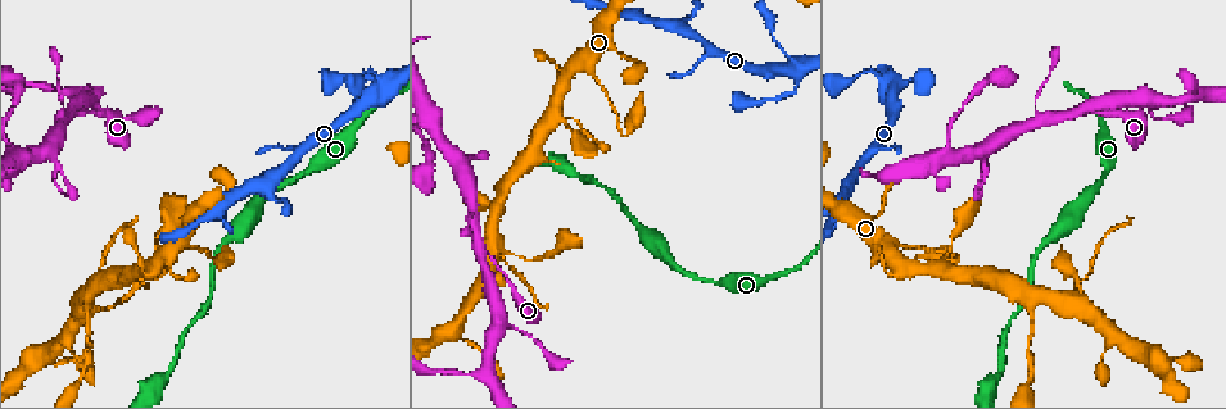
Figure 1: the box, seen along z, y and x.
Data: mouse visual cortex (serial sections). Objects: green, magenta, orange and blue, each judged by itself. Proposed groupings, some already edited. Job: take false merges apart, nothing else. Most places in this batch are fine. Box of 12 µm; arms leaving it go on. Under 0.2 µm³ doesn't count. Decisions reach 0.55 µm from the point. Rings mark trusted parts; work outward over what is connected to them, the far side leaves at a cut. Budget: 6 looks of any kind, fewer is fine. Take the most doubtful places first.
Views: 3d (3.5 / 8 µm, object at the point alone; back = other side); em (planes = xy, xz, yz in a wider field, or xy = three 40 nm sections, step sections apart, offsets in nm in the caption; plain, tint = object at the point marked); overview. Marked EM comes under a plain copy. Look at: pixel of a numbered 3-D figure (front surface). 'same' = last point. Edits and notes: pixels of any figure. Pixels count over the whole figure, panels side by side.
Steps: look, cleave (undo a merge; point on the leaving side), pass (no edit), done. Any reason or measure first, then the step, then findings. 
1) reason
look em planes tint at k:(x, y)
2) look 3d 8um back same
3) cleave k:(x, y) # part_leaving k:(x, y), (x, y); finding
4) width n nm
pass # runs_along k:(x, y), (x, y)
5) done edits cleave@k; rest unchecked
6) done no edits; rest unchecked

small branch off a trunk
look 3d 3.5um at 1:(1074, 117)

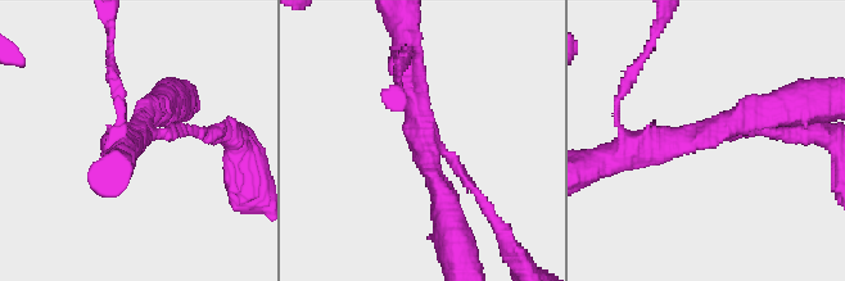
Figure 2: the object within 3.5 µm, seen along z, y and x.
arms 3; arm_widths 150, 350, 350 nm; now the EM
look em xy step 5 tint at 2:(441, 148)

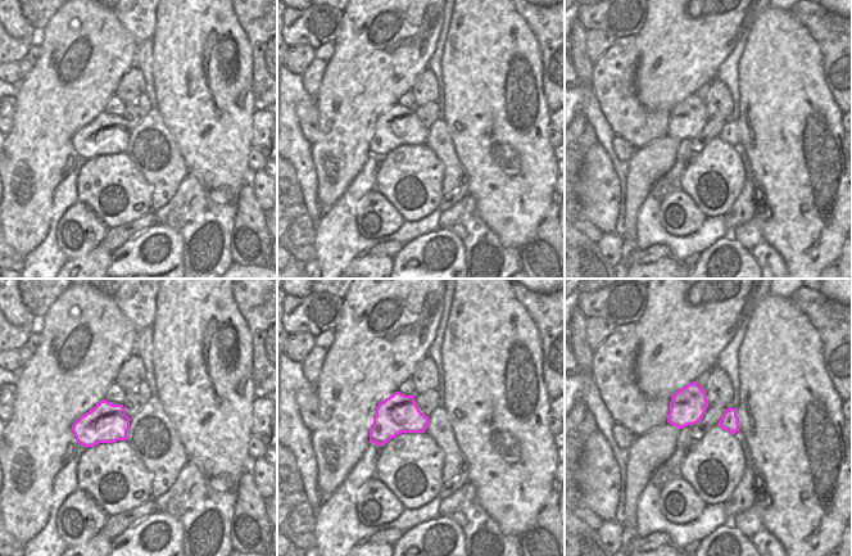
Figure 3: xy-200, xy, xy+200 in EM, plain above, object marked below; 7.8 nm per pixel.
width 300 nm
pass # runs_along 2:(492, 216), (425, 136), (410, 77); all the same cell

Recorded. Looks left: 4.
thick turns thin
look 3d 3.5um at 1:(88, 323)

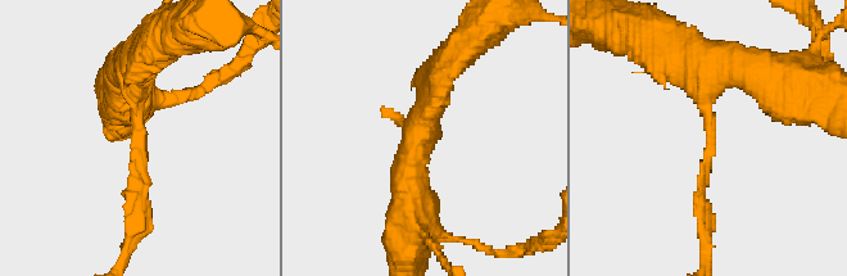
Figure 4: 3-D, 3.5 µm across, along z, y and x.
arm_widths 150, 400 nm; now the EM
look em xy step 1 tint at 4:(712, 134)

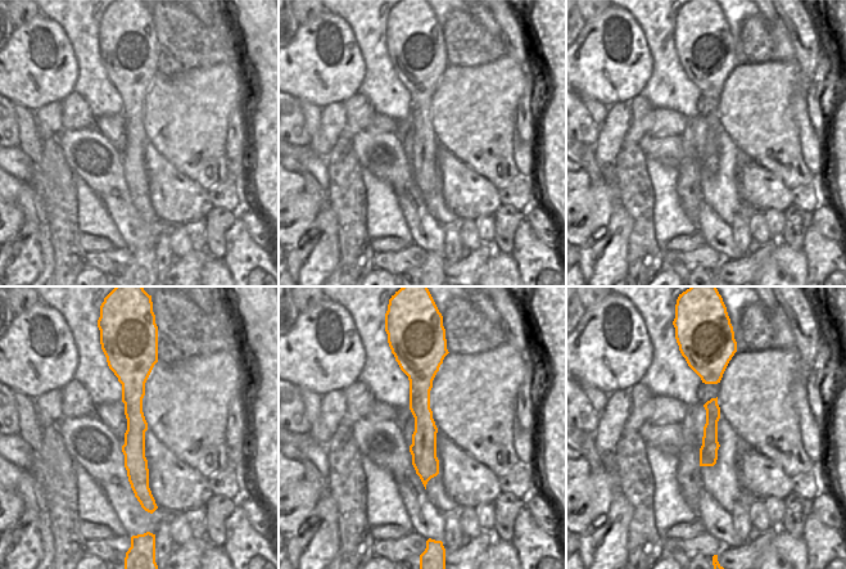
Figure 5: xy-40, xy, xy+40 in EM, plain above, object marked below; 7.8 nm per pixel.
cut it another way
look em xy step 5 tint same

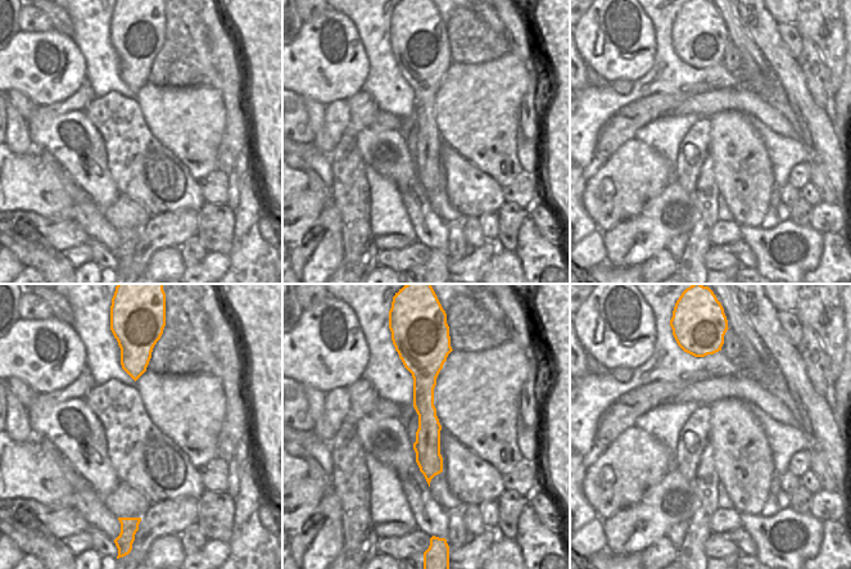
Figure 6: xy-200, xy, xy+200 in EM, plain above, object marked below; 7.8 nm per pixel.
pass # runs_along 4:(688, 60), (707, 84), (705, 221); continuous, no second cell

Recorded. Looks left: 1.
three arms meet
look 3d 3.5um back at 1:(898, 82)

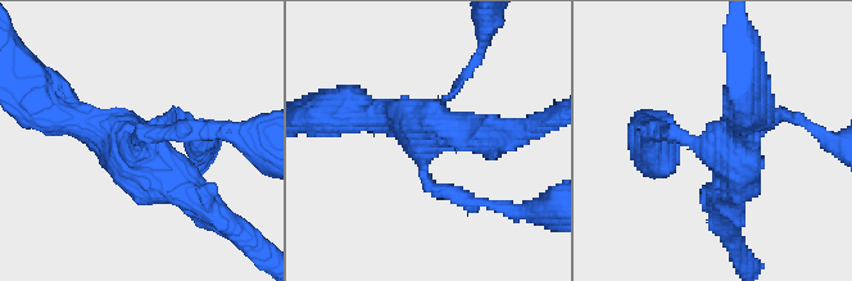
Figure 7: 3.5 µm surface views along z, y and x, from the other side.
pass # runs_along 7:(726, 212), (726, 153), (664, 132); one cell here

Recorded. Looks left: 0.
done no edits; rest unchecked

